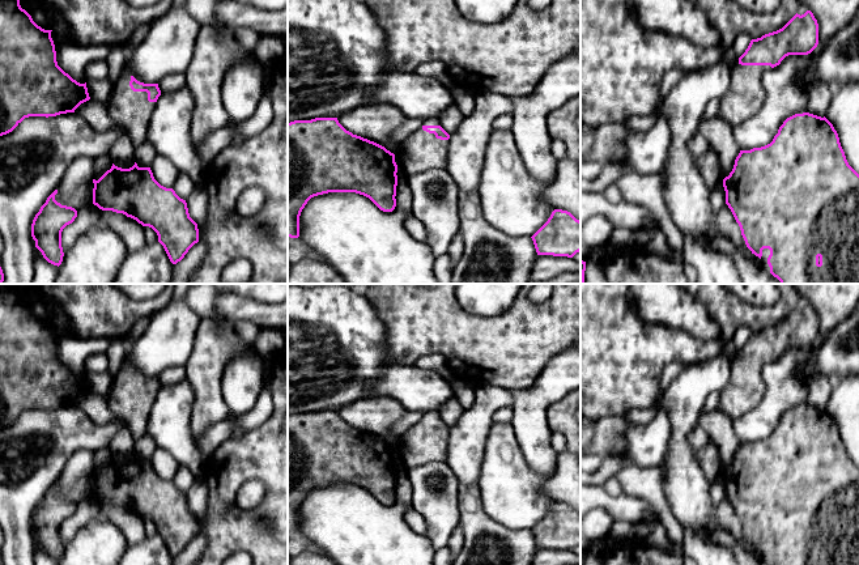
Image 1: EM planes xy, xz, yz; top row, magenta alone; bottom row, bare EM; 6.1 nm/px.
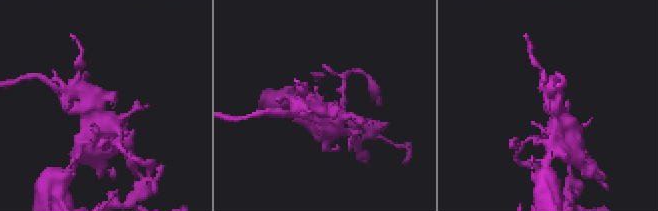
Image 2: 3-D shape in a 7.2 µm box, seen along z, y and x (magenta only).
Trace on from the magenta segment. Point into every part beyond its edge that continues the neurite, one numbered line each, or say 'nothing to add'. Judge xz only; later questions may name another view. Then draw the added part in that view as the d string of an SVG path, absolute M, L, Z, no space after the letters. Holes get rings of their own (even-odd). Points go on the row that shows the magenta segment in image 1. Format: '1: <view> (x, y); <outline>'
1: xz (421, 151); M424 122L395 152L396 165L407 177L425 170L447 169L448 140L437 139L434 133L424 131L424 126L439 126L439 122Z

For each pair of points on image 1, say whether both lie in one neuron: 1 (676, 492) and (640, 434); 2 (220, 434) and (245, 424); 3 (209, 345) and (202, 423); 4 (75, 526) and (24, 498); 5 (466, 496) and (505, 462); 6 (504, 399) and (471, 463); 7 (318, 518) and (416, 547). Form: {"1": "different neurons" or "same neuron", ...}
{"1": "different neurons", "2": "same neuron", "3": "same neuron", "4": "different neurons", "5": "different neurons", "6": "same neuron", "7": "same neuron"}

